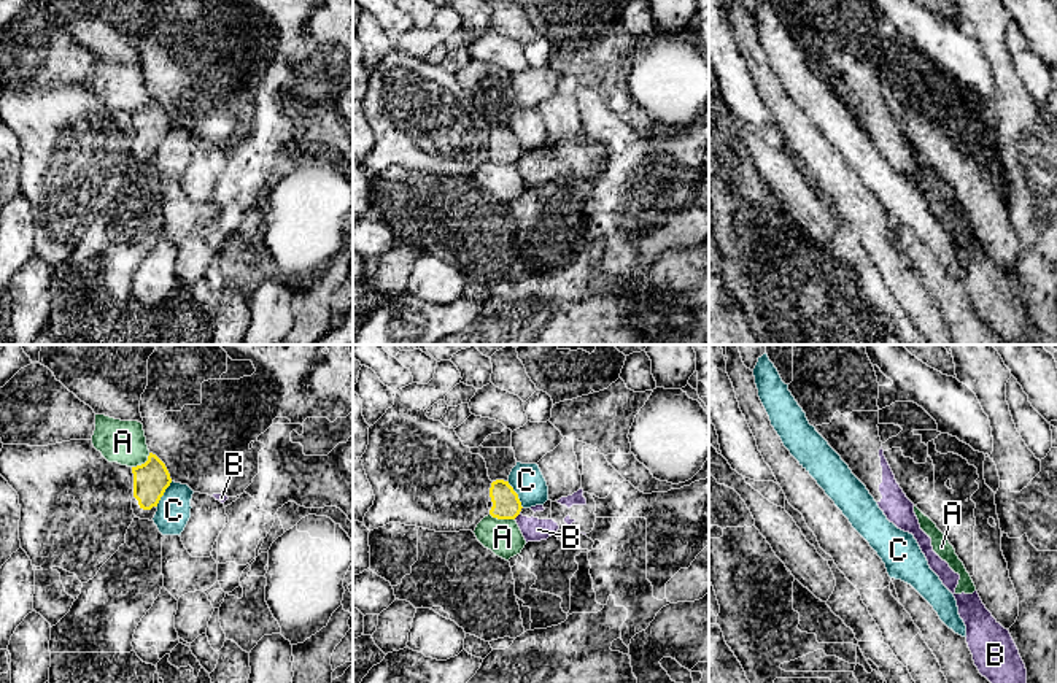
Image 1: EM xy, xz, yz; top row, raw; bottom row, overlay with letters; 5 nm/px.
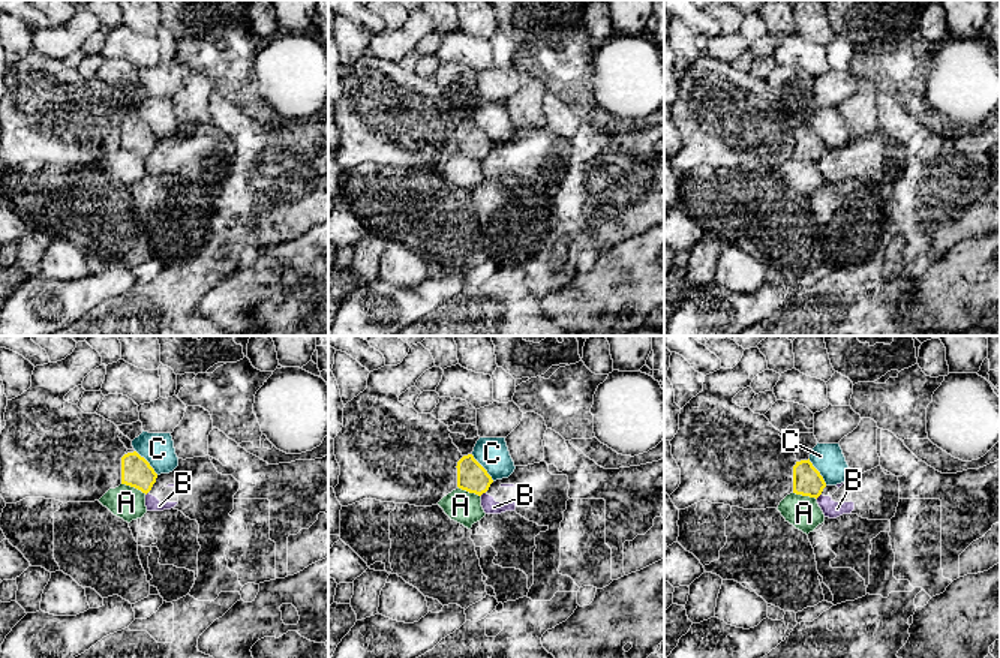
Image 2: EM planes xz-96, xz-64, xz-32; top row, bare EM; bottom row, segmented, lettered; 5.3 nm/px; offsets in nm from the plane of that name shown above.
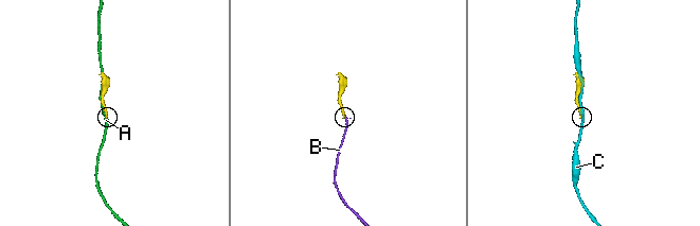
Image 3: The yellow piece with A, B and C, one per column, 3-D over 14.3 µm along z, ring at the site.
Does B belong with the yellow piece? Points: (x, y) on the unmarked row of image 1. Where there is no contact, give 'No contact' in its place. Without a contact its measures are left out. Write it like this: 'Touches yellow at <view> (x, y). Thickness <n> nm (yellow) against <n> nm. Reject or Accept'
Touches yellow at xz (517, 159). Thickness 140 nm (yellow) against 120 nm. Reject

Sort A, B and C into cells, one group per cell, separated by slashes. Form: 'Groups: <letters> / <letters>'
Groups: A / B / C

